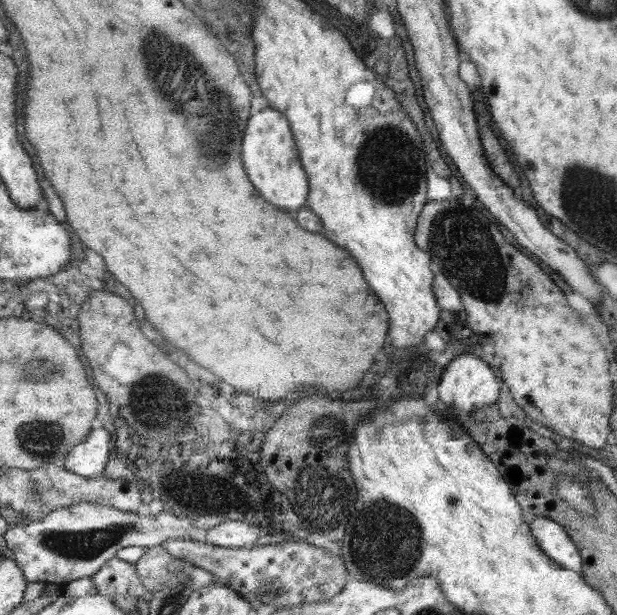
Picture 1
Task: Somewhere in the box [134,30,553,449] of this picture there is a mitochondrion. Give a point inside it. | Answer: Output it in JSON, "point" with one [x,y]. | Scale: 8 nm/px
{"point":[189,92]}

